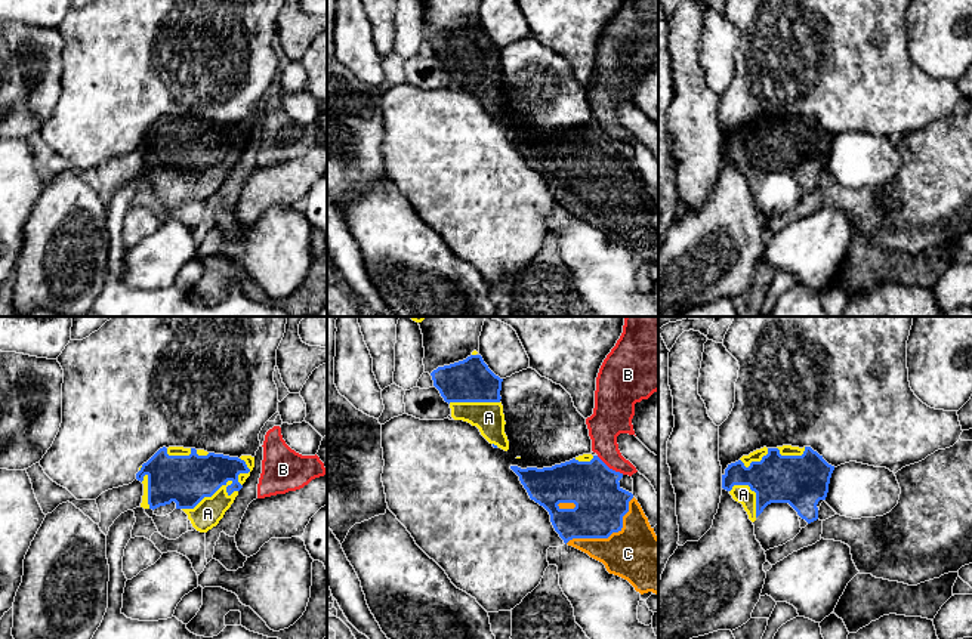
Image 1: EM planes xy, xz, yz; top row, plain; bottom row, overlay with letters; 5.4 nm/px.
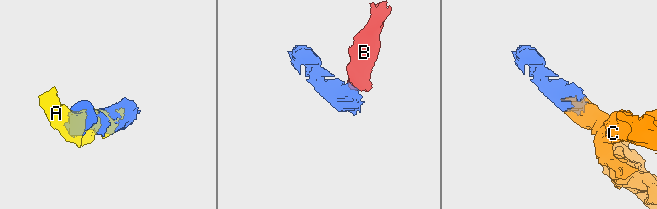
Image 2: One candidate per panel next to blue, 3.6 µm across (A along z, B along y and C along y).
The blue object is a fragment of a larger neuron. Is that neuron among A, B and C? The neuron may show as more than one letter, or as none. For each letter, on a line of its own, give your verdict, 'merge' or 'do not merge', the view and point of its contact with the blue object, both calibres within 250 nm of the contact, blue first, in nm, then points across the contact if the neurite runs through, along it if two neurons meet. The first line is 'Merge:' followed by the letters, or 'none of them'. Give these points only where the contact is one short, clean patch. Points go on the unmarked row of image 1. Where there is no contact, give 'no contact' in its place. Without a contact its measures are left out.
Merge: A, C
A: merge; meets blue in xy at (210, 164); 280 nm thick on the blue side, 150 nm on the other
B: do not merge; meets blue in xz at (608, 136); 280 nm thick on the blue side, 190 nm on the other; border along xz (596, 124), (610, 136), (623, 142)
C: merge; meets blue in xz at (608, 204); 280 nm thick on the blue side, 300 nm on the other

